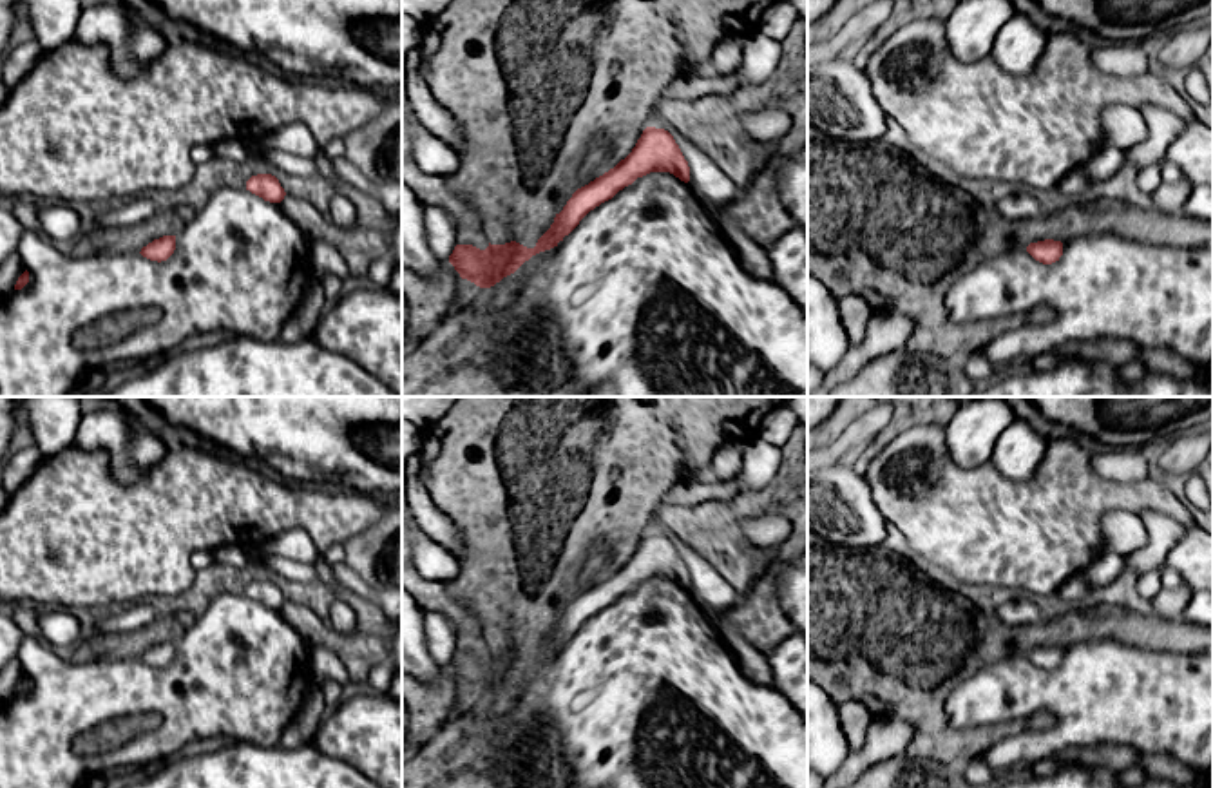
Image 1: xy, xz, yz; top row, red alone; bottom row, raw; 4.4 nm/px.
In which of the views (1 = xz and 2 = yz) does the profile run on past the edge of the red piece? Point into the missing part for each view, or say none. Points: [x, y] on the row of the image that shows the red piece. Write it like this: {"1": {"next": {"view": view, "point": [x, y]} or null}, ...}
{"1": {"next": null}, "2": {"next": null}}

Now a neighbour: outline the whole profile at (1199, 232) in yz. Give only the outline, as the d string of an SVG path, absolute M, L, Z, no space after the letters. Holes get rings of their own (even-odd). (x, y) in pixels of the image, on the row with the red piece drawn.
M1206 221L1186 223L1186 241L1197 246L1213 248L1213 223Z

